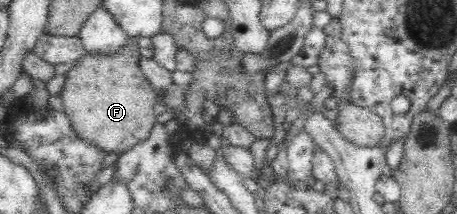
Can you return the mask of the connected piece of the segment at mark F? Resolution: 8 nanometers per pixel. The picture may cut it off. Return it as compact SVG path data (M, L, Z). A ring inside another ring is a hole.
M128 38L113 55L90 53L85 49L66 73L60 93L65 114L77 135L109 153L131 149L149 135L157 122L153 107L158 101L140 68L143 56L137 40Z

